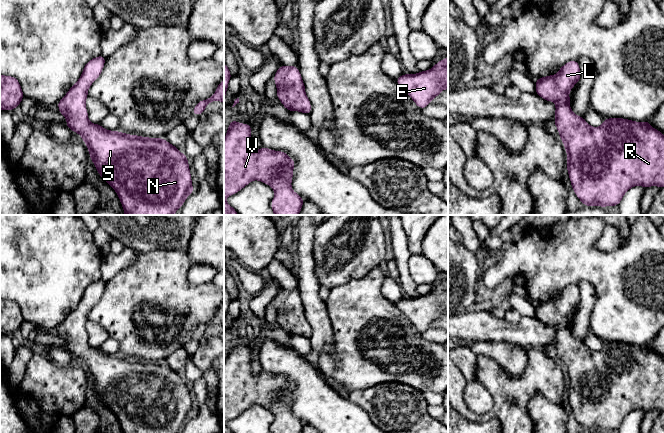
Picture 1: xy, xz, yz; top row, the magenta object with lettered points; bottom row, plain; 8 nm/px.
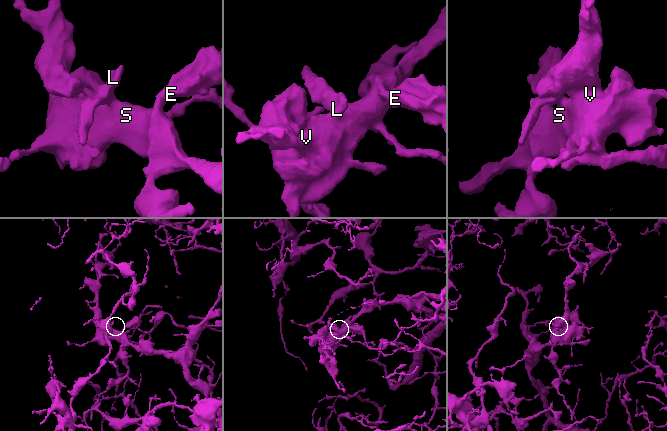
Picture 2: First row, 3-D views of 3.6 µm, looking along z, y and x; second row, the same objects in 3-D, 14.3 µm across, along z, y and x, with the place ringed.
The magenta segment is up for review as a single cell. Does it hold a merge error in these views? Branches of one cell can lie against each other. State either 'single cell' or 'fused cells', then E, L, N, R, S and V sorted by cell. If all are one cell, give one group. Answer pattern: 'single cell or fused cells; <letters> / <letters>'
single cell; E L N R S V

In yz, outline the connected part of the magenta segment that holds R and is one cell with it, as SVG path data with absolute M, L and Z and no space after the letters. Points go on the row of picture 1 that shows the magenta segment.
M577 60L563 65L557 74L541 77L536 82L535 92L545 101L556 105L554 123L567 153L567 172L575 195L584 206L618 206L631 187L664 187L664 135L650 126L650 120L640 123L624 118L606 118L600 127L591 127L584 117L577 116L569 107L569 92L580 81L581 72Z

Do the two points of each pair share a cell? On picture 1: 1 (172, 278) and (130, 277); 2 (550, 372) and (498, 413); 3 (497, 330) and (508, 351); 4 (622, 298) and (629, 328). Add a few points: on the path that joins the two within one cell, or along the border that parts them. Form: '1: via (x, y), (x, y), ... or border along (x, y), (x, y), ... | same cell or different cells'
1: via (162, 278), (156, 282), (140, 282) | same cell
2: via (536, 384), (512, 411) | same cell
3: border along (479, 341), (510, 341), (523, 347) | different cells
4: via (629, 305), (629, 321) | same cell

